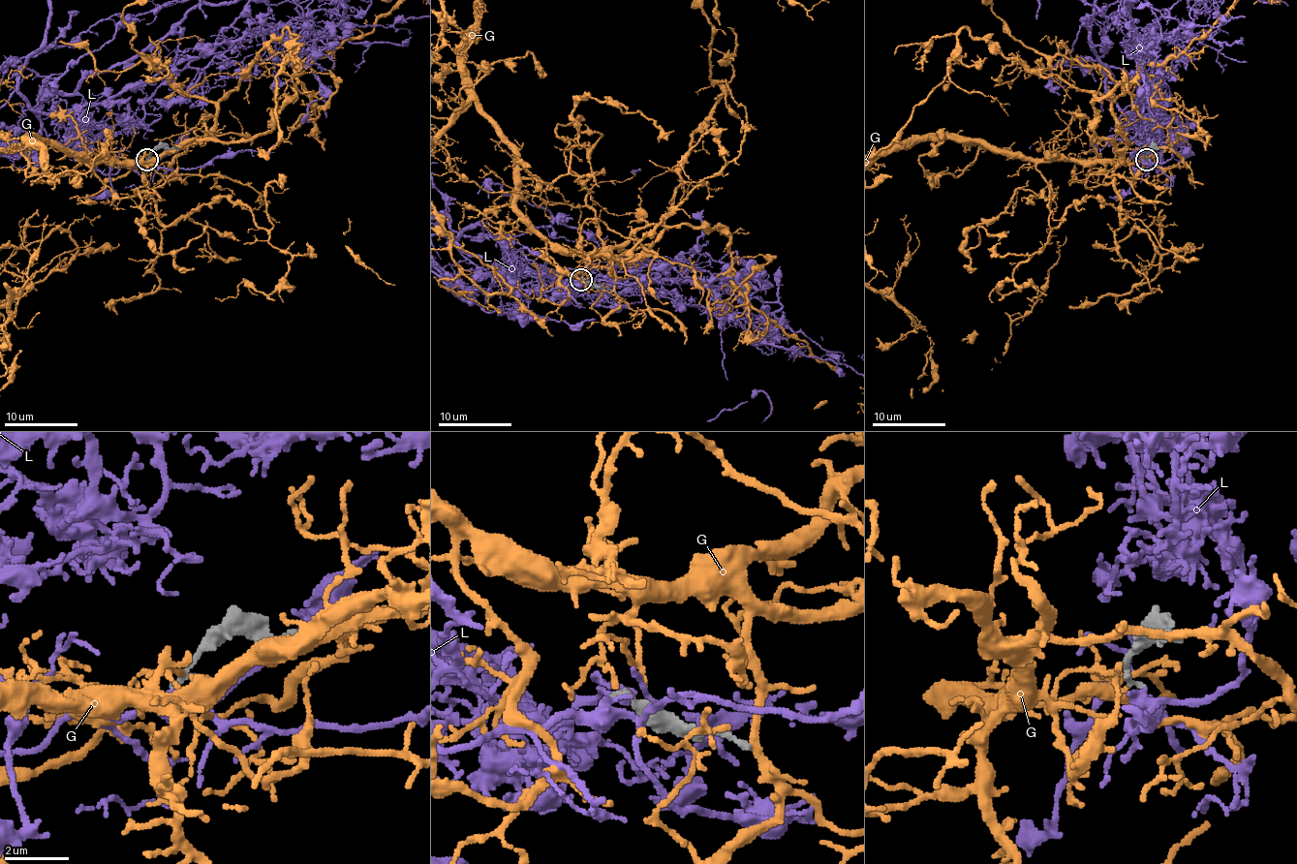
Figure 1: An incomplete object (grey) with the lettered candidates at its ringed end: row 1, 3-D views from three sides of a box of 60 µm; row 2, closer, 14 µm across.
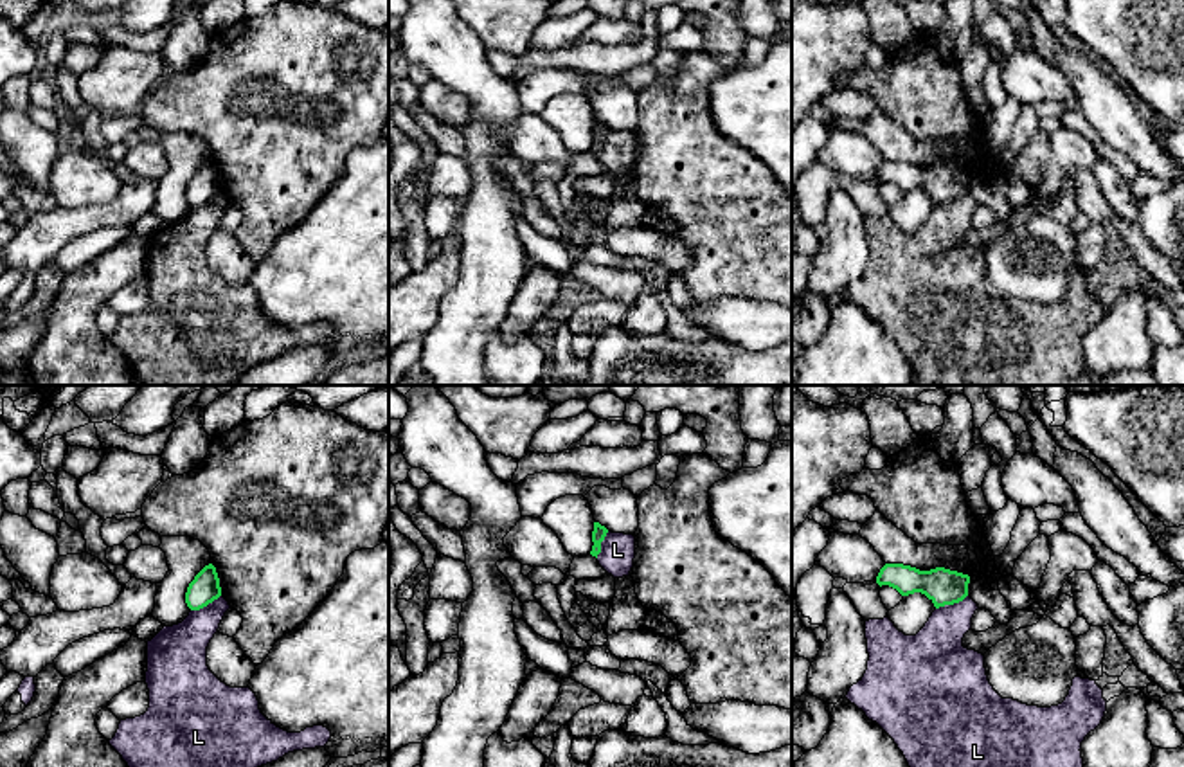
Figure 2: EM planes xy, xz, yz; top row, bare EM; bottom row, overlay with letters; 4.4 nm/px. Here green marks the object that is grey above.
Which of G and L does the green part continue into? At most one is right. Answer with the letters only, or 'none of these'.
none of these

